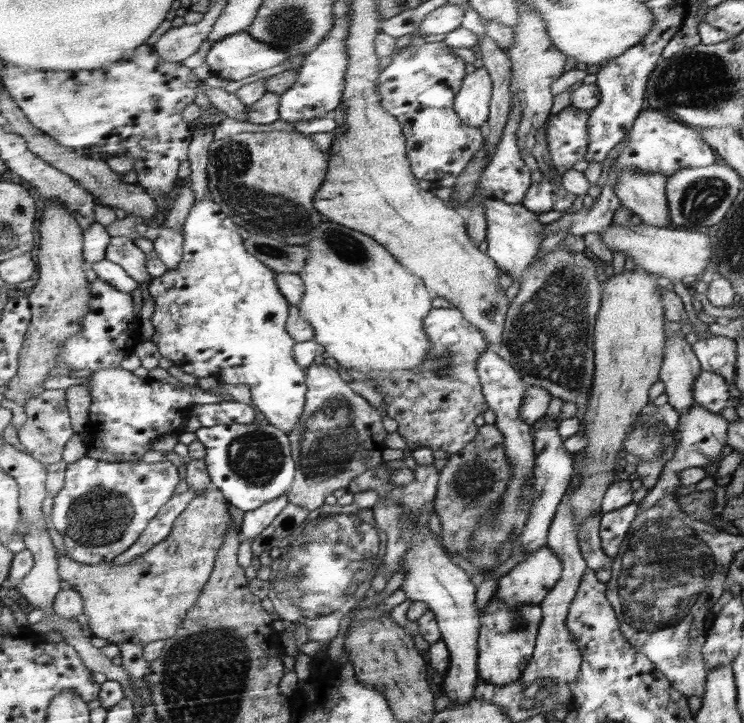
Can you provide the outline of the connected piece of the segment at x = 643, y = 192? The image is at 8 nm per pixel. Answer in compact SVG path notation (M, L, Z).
M622 170L621 179L613 186L621 205L637 214L646 225L670 228L670 215L666 186L668 178L662 174L646 174Z

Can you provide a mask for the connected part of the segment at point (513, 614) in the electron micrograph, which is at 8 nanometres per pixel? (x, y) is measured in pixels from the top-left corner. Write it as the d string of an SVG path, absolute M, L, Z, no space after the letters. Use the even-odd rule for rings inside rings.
M493 596L488 606L482 610L481 632L477 642L480 650L480 657L477 659L480 680L502 686L520 679L536 650L537 636L543 622L544 614L539 604L506 606Z

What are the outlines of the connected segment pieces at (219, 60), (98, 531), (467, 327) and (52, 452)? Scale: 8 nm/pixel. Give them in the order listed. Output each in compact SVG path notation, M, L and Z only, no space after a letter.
M242 31L212 44L206 62L212 74L230 81L274 68L289 56L286 51L272 48L247 31Z
M84 456L67 465L65 486L53 498L54 528L65 542L65 554L80 564L102 564L124 554L169 502L180 482L172 462L128 464Z
M454 307L433 308L433 310L429 312L429 315L425 316L424 327L425 333L429 336L430 344L432 346L429 348L429 354L425 360L423 360L423 364L420 364L417 368L409 370L398 370L393 372L374 371L372 376L367 376L367 381L371 385L376 384L375 390L383 393L383 402L388 404L387 415L390 416L390 418L394 418L394 420L398 422L396 434L400 434L400 436L404 438L410 449L416 447L428 447L433 450L442 450L442 452L446 452L449 455L456 454L458 451L464 450L464 448L468 446L474 438L476 438L480 427L474 424L474 418L476 418L476 416L480 416L480 414L488 408L488 406L486 406L487 400L484 400L484 396L482 396L484 389L481 387L481 380L478 380L478 374L476 374L478 360L480 360L484 352L488 350L488 341L485 339L484 332L481 332L481 329L476 328L473 324L471 324L471 322L469 322L469 320L466 320L464 312L462 312L461 309Z
M41 389L41 392L31 398L24 406L27 420L17 431L18 440L30 455L47 466L54 465L63 459L64 446L72 438L72 435L76 433L72 428L71 416L66 405L64 389Z

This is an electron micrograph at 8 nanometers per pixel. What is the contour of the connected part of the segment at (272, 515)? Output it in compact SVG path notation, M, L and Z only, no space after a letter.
M287 493L278 499L271 500L269 503L264 503L261 507L258 507L256 511L245 512L242 520L243 536L254 540L273 522L288 503Z

